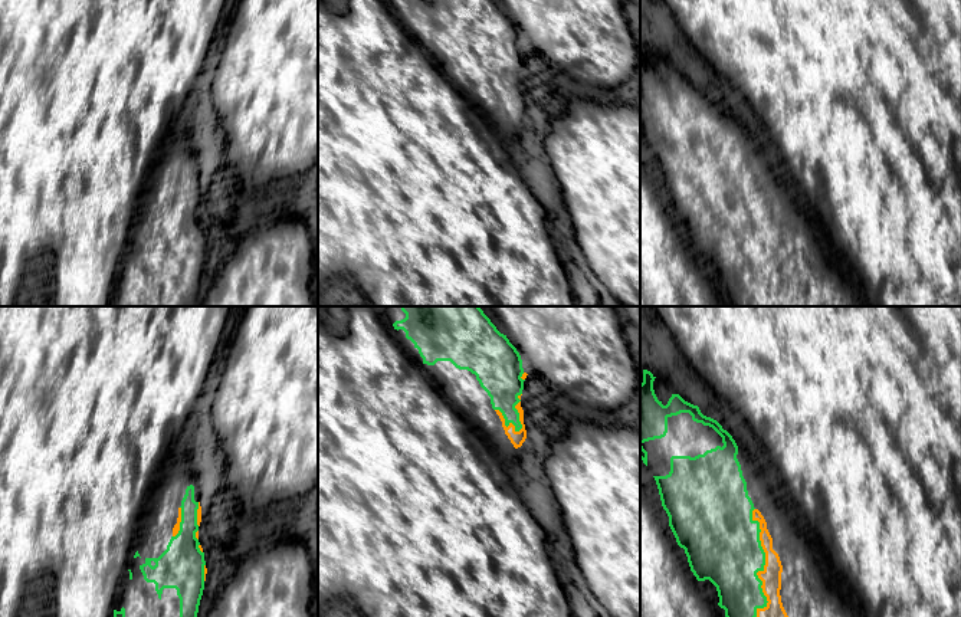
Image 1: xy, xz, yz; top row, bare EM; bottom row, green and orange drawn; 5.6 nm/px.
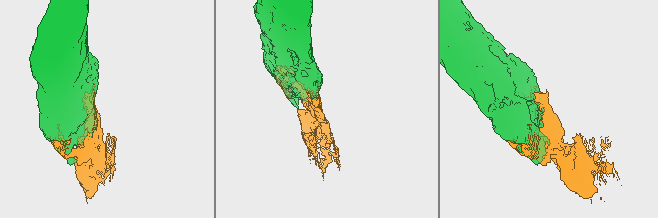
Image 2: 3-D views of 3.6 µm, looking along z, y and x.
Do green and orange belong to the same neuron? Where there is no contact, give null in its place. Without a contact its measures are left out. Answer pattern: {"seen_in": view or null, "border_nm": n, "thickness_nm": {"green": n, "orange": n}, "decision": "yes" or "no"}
{"seen_in": "yz", "border_nm": 650, "thickness_nm": {"green": 400, "orange": 120}, "decision": "yes"}

